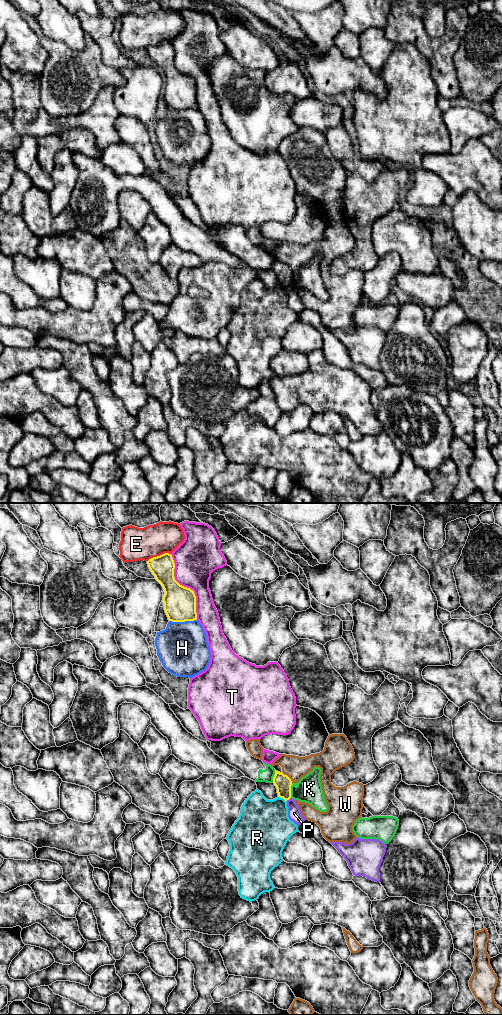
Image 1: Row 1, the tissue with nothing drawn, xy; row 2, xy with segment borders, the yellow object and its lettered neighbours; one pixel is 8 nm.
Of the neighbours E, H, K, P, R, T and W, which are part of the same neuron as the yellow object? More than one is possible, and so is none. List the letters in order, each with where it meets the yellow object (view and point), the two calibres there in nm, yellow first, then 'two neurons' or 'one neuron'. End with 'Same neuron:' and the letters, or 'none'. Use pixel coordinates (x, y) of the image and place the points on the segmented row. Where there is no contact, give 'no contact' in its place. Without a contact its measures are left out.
E: xy (158, 556) | 190/260 nm | two neurons
H: xy (182, 621) | 260/420 nm | two neurons
K: xy (290, 790) | 140/200 nm | two neurons
P: xy (288, 799) | 140/110 nm | two neurons
R: xy (282, 797) | 140/380 nm | two neurons
T: xy (186, 587) | 260/340 nm | two neurons
W: xy (288, 777) | 140/190 nm | two neurons
Same neuron: none

